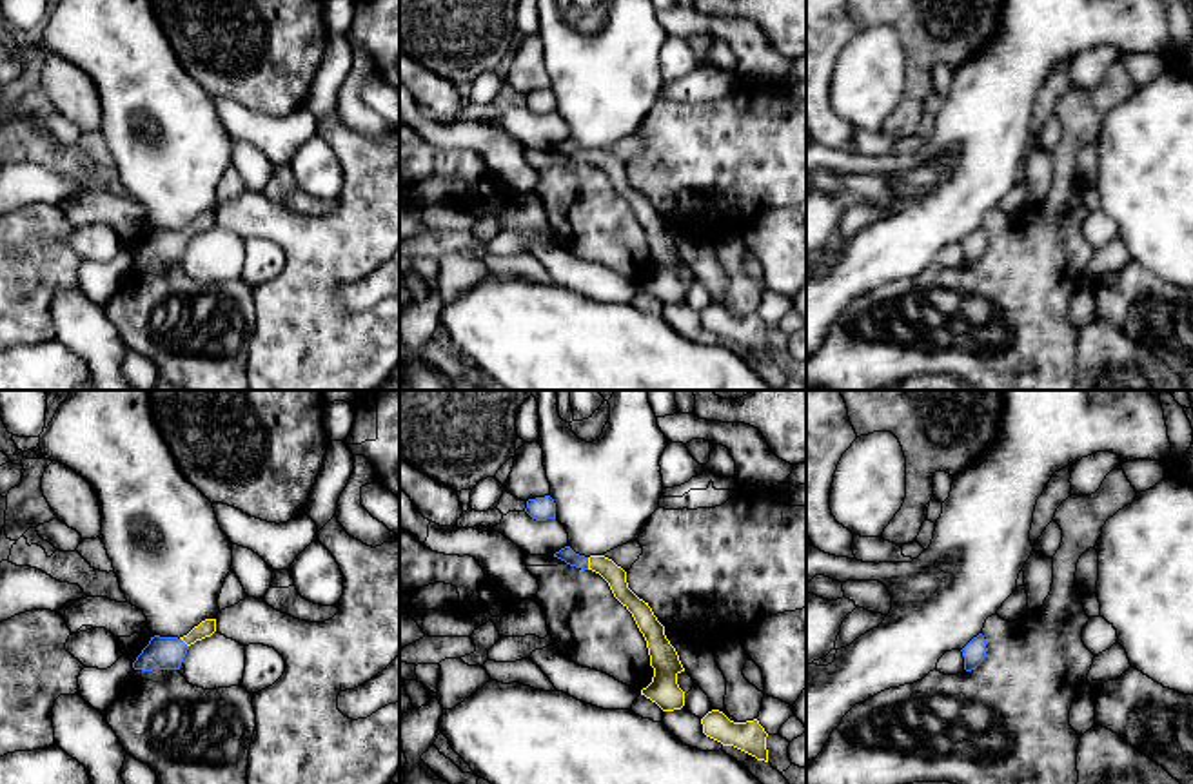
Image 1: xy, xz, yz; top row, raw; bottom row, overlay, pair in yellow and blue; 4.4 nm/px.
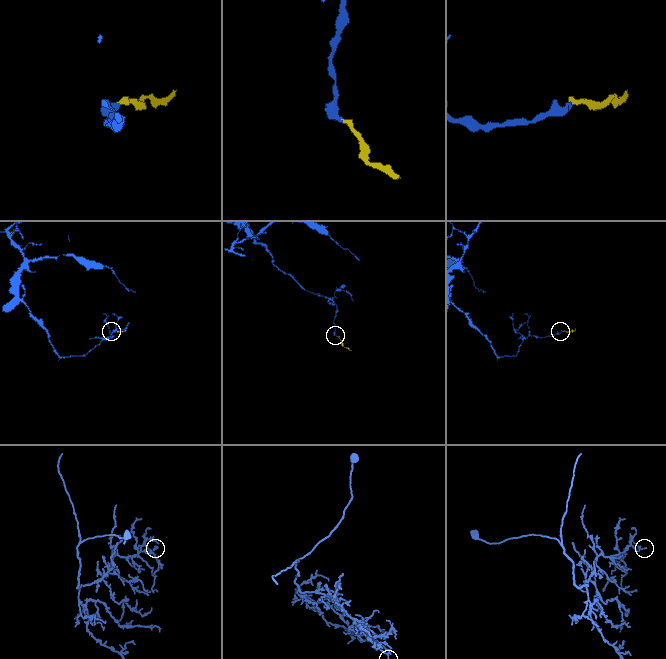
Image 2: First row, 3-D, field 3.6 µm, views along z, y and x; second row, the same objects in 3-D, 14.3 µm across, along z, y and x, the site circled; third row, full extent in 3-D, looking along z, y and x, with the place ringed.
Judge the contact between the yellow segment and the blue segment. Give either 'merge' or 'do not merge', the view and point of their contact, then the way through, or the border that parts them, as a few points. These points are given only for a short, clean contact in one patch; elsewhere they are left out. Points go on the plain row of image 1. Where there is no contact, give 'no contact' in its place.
merge; meets yellow in xz at (589, 156); runs through xz (616, 171), (605, 160), (589, 156), (572, 153), (567, 147)

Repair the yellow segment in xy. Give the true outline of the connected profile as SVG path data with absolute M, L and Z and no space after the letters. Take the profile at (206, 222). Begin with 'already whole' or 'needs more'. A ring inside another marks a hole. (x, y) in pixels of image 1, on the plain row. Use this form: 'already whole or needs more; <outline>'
needs more; M205 212L183 230L151 230L149 238L133 256L134 263L180 263L191 238L211 230L216 225L216 212Z

